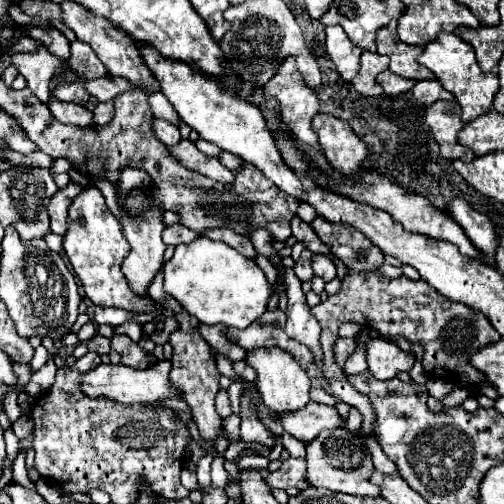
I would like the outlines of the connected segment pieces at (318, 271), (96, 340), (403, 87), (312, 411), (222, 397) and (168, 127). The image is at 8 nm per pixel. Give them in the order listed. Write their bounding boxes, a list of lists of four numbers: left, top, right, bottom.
[[312,254,336,282],[86,334,110,354],[376,70,416,96],[278,402,340,442],[216,390,232,418],[152,118,180,146]]

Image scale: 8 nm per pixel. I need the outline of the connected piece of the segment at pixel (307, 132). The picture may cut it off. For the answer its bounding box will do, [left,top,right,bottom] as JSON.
[264,56,318,144]

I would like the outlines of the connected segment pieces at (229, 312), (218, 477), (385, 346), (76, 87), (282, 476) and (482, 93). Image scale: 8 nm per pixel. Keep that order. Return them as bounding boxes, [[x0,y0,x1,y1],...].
[[164,236,272,328],[212,460,228,488],[364,338,414,380],[52,80,90,106],[266,458,310,490],[418,32,498,124]]

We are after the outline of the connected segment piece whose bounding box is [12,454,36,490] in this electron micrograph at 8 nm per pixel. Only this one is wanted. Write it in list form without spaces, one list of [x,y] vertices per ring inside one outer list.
[[[18,454],[16,460],[14,460],[14,466],[12,466],[12,480],[16,480],[20,486],[24,488],[32,488],[36,490],[36,484],[28,478],[26,474],[26,464],[24,464],[24,454]]]

